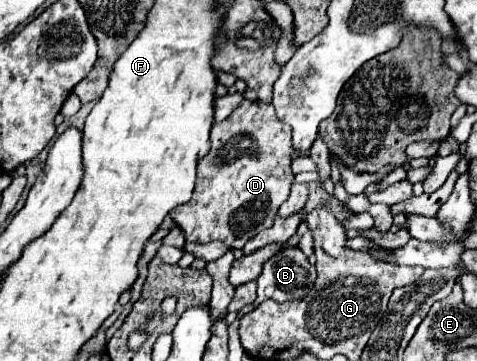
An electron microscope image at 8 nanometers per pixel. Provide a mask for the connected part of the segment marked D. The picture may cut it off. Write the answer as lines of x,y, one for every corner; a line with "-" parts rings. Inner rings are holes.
246,99
224,123
212,125
210,141
210,153
198,163
192,199
172,209
170,217
190,243
222,241
242,249
246,241
272,225
278,207
290,195
292,131
276,117
272,105

